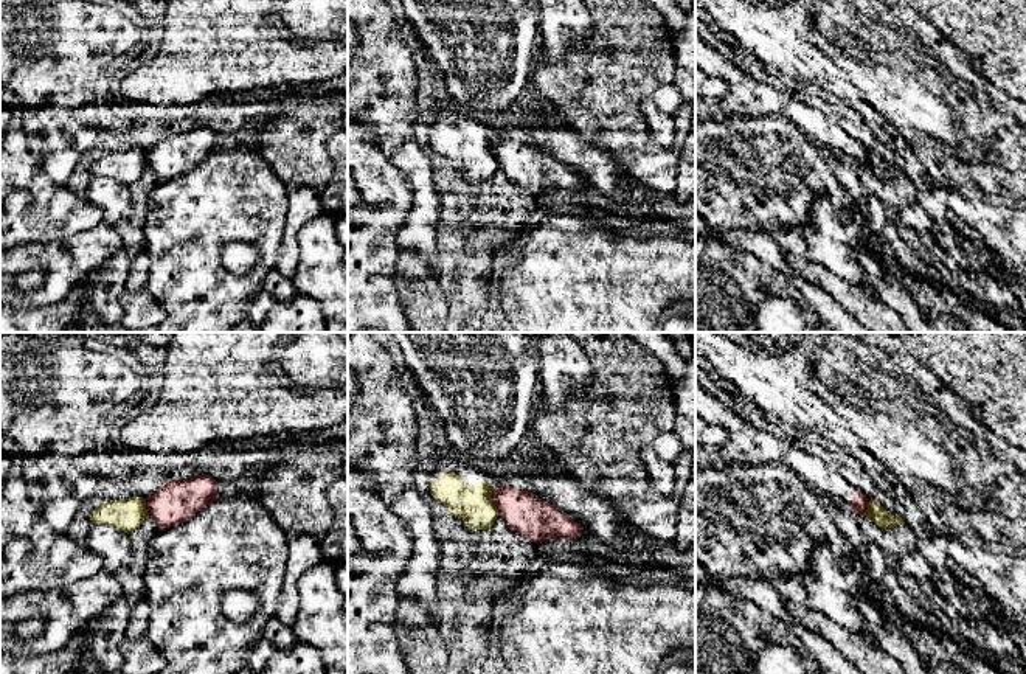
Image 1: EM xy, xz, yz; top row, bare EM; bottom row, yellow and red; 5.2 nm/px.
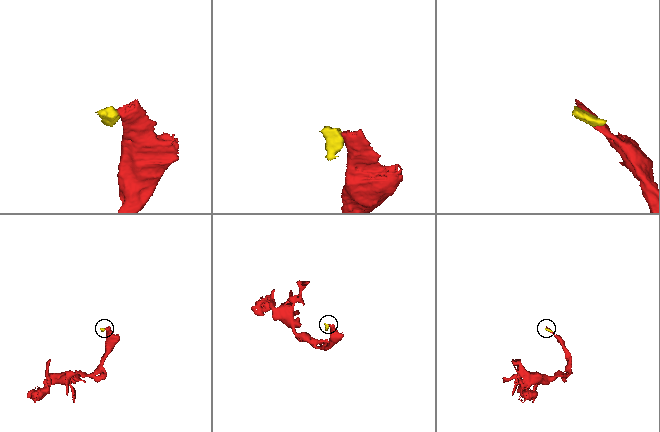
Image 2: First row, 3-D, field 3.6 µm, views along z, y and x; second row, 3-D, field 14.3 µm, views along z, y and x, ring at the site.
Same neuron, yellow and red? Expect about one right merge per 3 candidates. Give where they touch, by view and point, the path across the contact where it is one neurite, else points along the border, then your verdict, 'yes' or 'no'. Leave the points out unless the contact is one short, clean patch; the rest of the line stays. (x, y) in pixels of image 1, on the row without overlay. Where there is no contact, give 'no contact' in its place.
meets yellow in xz at (492, 154); border along xz (492, 140), (491, 151), (499, 166); no

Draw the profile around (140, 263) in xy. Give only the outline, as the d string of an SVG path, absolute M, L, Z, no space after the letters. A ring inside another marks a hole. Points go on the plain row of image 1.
M144 250L132 256L126 287L130 290L146 289L149 266L151 259Z

